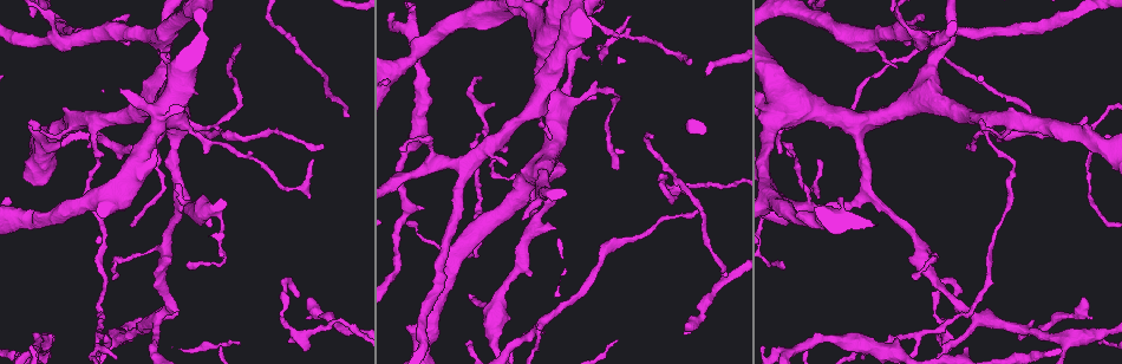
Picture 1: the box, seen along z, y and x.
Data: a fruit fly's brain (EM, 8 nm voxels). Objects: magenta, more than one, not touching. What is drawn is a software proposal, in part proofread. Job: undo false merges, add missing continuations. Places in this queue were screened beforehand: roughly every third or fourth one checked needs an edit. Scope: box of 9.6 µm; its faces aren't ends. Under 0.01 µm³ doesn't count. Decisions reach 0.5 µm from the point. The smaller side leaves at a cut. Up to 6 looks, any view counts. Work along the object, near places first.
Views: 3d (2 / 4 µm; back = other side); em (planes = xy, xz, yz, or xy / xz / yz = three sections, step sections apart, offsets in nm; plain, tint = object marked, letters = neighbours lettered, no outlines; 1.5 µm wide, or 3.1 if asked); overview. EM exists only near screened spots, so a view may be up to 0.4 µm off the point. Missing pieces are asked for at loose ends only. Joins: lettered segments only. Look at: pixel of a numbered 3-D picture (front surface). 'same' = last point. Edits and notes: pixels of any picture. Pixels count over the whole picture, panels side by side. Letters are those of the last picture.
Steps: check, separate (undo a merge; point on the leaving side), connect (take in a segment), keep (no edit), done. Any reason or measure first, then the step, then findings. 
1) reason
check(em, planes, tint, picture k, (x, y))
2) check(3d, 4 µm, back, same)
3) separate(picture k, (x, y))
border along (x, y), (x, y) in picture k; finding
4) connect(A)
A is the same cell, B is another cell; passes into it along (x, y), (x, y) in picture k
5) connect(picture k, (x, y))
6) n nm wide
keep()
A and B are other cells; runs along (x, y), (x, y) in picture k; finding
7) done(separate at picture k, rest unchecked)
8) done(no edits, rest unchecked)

free end
check(3d, 2 µm, picture 1, (982, 123))

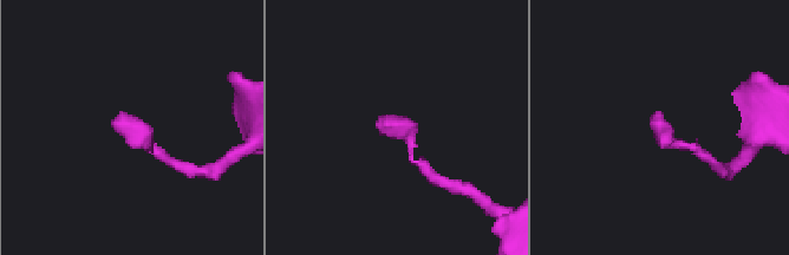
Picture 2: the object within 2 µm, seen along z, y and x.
check(em, planes, letters, picture 2, (658, 130))

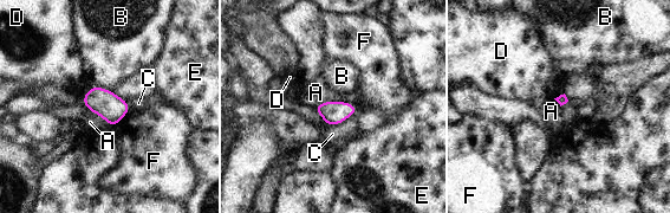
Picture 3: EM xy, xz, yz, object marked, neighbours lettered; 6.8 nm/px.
keep()
A, B, C, D, E and F are other cells; none of them fits

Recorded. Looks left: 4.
sudden change in width
check(3d, 4 µm, picture 1, (197, 134))

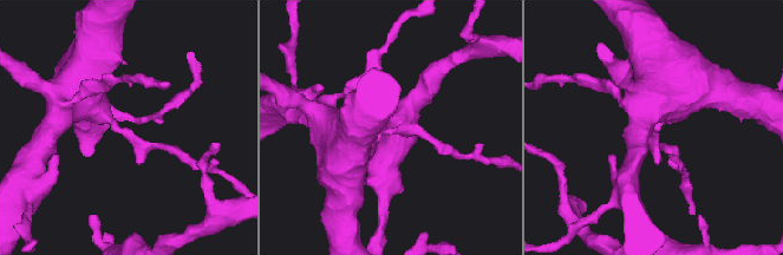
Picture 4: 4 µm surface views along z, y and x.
now the EM
check(em, planes, letters, picture 4, (120, 129))

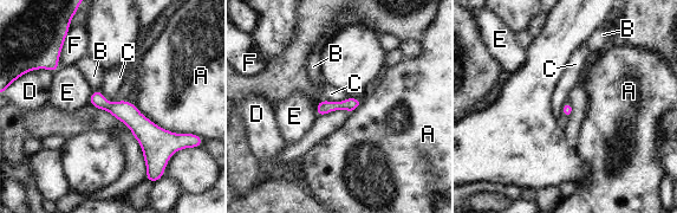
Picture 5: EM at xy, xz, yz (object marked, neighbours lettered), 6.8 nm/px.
keep()
A, B, C, D, E and F are other cells; runs along (92, 97), (155, 141), (173, 141) in picture 5; continuous, no second neuron

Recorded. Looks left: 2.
an open end
check(3d, 2 µm, picture 1, (688, 60))

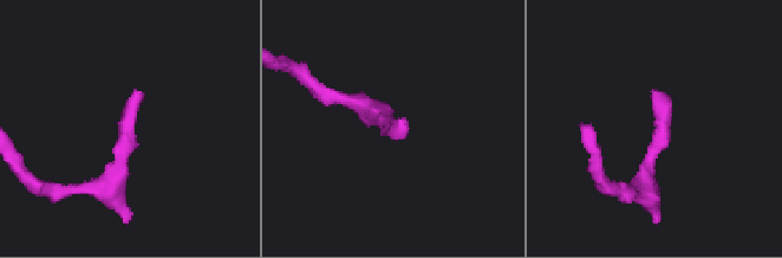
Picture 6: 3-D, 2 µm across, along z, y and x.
shape alone is not enough
check(em, planes, letters, picture 6, (402, 117))

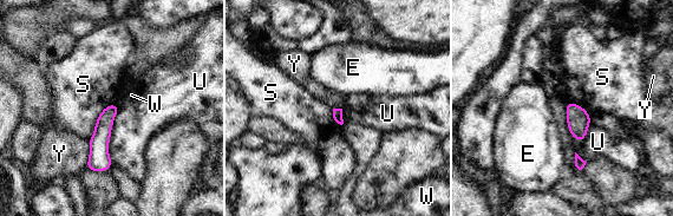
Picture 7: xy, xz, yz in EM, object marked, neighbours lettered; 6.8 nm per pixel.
keep()
E, S, U, W and Y are other cells; none of them fits

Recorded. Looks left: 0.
done(no edits, rest unchecked)

